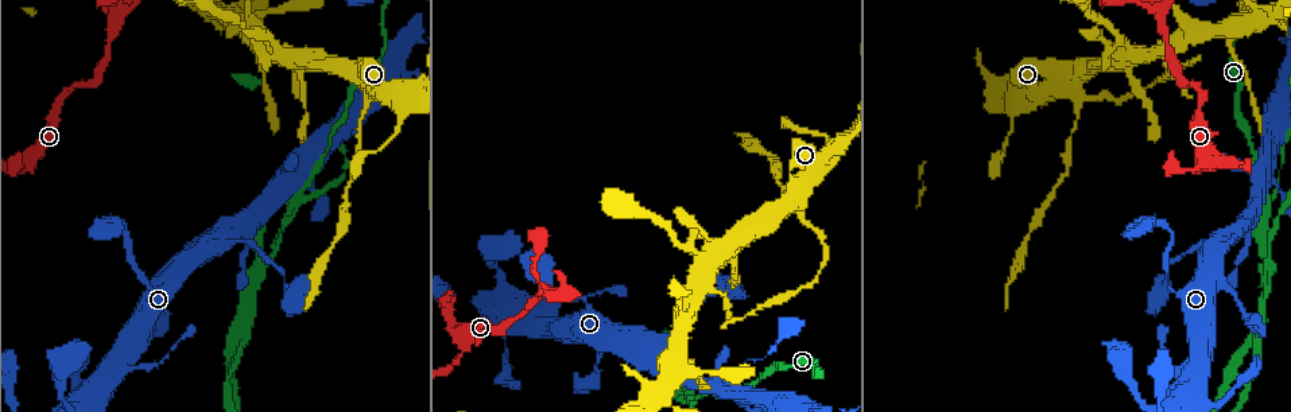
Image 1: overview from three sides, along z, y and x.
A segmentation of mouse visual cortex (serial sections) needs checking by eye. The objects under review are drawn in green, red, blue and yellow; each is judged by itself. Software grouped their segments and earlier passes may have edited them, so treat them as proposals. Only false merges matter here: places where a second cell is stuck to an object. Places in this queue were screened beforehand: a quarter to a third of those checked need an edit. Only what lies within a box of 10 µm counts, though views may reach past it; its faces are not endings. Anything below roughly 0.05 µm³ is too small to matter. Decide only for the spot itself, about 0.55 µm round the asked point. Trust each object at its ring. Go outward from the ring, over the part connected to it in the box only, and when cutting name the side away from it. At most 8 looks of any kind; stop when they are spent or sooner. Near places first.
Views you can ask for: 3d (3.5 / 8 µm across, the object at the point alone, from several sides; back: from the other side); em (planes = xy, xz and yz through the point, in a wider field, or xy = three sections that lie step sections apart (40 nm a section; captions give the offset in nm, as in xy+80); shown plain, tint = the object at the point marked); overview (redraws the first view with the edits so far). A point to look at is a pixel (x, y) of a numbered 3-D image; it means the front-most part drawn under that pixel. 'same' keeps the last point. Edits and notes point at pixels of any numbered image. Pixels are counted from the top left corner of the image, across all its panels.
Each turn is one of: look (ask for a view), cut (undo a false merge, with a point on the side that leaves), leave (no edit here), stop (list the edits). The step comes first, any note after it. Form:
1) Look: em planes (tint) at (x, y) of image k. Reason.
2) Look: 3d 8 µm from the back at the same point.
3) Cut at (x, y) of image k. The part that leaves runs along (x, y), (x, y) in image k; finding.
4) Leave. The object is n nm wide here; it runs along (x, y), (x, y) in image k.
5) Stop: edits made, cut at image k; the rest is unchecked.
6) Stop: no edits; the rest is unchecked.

Look: 3d 3.5 µm at (1077, 127) of image 1. Thin neck.

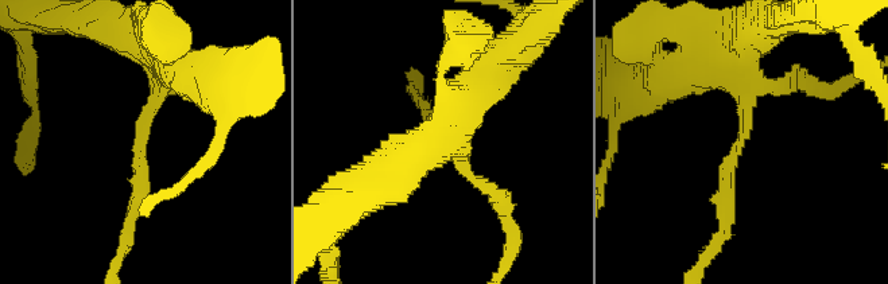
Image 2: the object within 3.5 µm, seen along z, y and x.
Look: em xy step 1 (tint) at (144, 149) of image 2. The arms are 200, 200 nm wide.

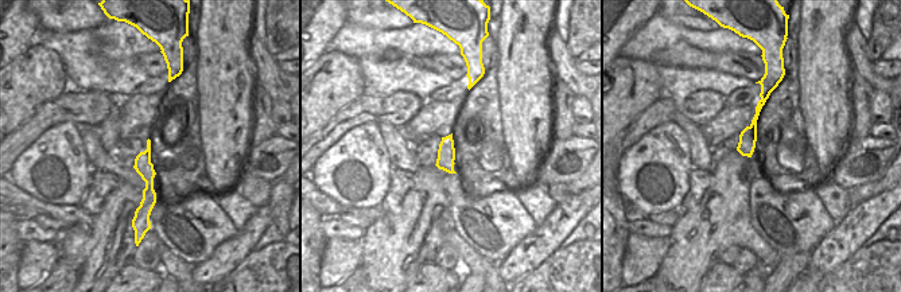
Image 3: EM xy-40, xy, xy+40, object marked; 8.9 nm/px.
Leave. The object is 170 nm wide here; it runs along (765, 93), (748, 136), (745, 152) in image 3; one cell here.

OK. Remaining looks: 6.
Look: 3d 3.5 µm at (679, 356) of image 1. Small branch off a trunk.

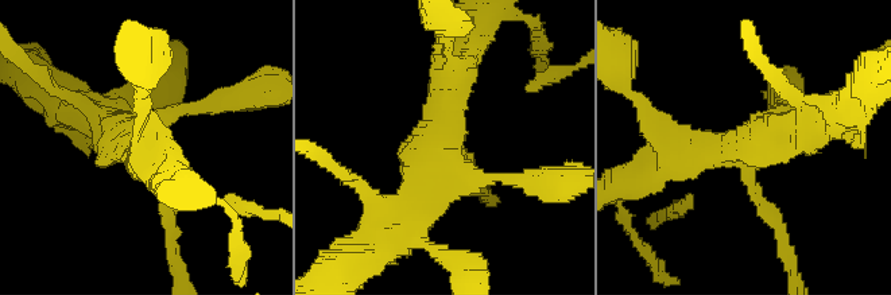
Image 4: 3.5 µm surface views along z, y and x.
Look: em planes (tint) at (444, 145) of image 4. 4 arms meet here; the arms are 100, 200, 350, 500 nm wide.

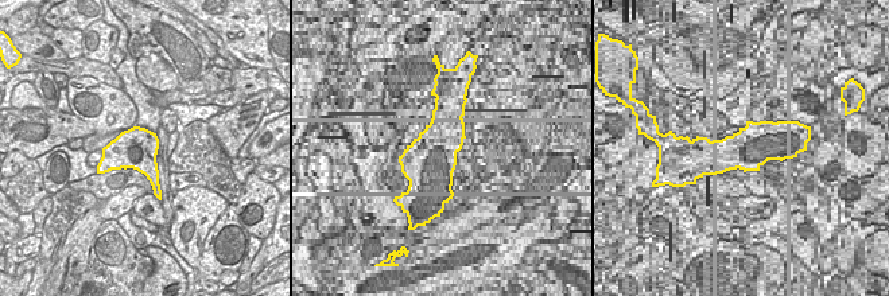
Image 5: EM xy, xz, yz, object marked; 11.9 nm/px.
Leave. It runs along (463, 63), (433, 185), (409, 218) in image 4; continuous, no second cell.

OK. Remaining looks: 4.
Look: 3d 3.5 µm at (111, 20) of image 1. Three arms meet.

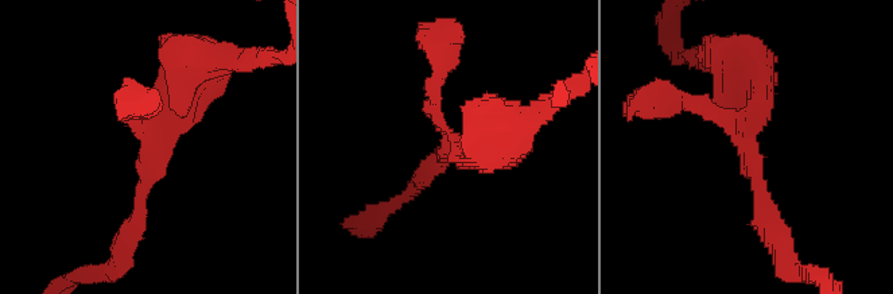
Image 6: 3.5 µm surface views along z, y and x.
Leave. All the same cell.

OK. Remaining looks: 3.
Stop: no edits; the rest is unchecked.

